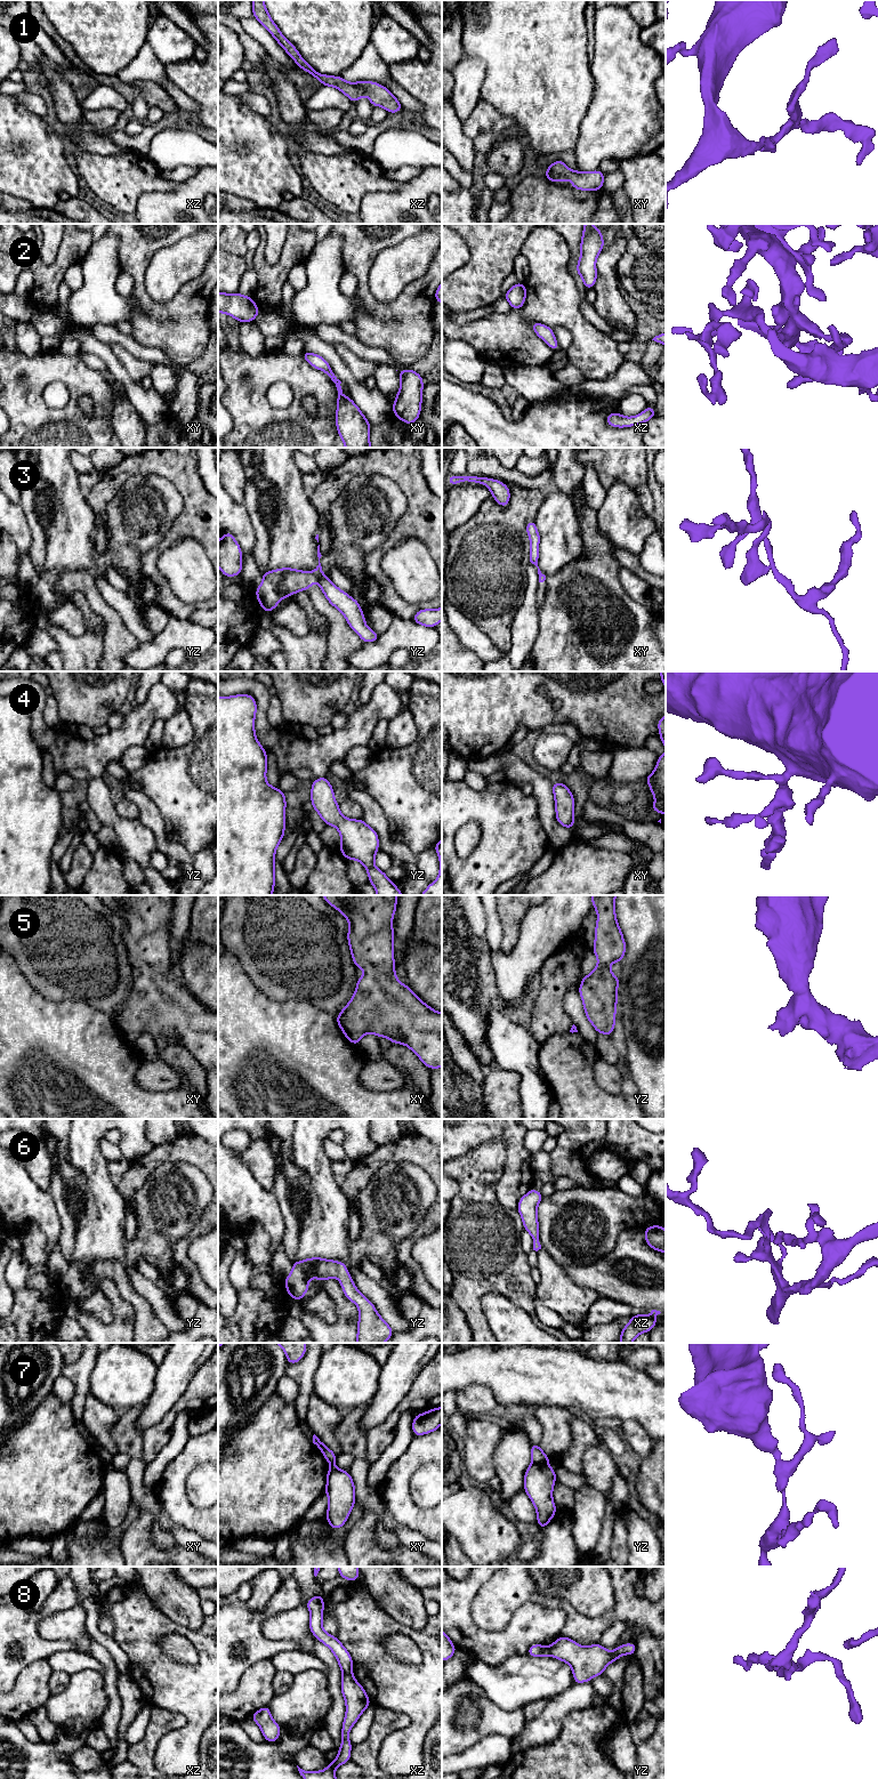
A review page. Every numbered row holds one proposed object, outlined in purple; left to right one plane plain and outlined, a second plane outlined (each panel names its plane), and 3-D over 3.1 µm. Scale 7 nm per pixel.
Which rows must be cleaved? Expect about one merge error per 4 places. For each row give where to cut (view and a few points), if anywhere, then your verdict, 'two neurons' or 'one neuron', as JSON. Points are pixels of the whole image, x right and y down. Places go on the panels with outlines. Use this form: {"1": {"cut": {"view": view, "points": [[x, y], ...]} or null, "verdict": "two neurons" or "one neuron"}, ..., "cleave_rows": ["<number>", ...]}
{"1": {"cut": null, "verdict": "one neuron"}, "2": {"cut": null, "verdict": "one neuron"}, "3": {"cut": {"view": "yz", "points": [[312, 572], [316, 579]]}, "verdict": "two neurons"}, "4": {"cut": null, "verdict": "one neuron"}, "5": {"cut": null, "verdict": "one neuron"}, "6": {"cut": null, "verdict": "one neuron"}, "7": {"cut": {"view": "yz", "points": [[532, 1463], [546, 1464]]}, "verdict": "two neurons"}, "8": {"cut": {"view": "xz", "points": [[344, 1673], [352, 1674]]}, "verdict": "two neurons"}, "cleave_rows": ["3", "7", "8"]}

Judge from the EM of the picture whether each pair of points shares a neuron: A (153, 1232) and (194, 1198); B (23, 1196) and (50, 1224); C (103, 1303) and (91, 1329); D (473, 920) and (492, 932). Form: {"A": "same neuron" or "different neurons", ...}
{"A": "same neuron", "B": "same neuron", "C": "different neurons", "D": "different neurons"}

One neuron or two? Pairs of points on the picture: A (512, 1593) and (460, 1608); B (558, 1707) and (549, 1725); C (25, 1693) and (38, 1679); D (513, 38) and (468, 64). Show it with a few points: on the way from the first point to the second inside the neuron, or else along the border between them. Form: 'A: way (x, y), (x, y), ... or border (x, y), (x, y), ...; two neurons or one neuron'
A: border (486, 1582), (470, 1607), (470, 1616), (481, 1629); two neurons
B: way (555, 1712), (550, 1721); one neuron
C: way (29, 1690), (34, 1682); one neuron
D: border (465, 53), (484, 63), (482, 85); two neurons

